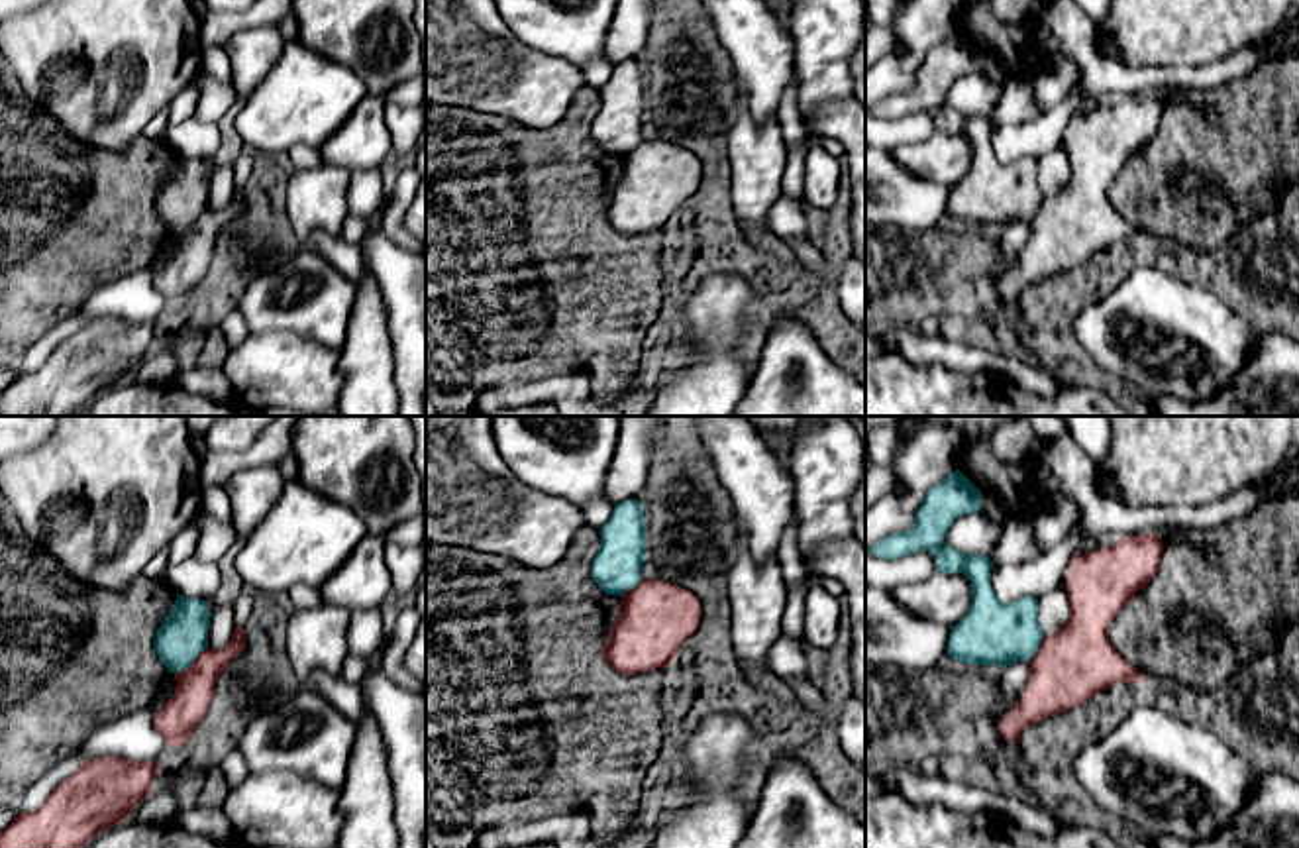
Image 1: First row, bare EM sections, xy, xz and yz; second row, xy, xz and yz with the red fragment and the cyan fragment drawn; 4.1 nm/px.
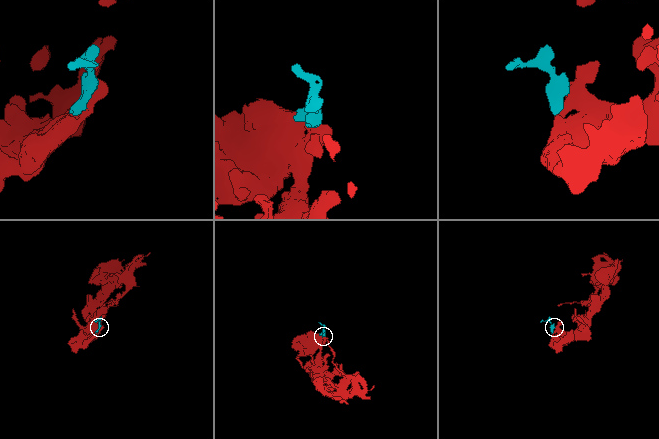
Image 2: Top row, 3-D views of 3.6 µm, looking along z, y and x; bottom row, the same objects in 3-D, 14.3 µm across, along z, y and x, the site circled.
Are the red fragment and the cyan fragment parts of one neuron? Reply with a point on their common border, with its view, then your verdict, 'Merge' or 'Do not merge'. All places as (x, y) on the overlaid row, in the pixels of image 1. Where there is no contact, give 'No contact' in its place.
Touches red at xy (193, 662). Merge

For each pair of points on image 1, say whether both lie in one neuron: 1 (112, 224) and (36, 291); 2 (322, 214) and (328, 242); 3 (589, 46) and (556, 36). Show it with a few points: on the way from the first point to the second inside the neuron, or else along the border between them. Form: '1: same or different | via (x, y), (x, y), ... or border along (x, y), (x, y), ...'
1: same | via (93, 234), (55, 271)
2: different | border along (338, 234), (314, 232), (305, 244)
3: same | via (581, 38), (564, 36)

